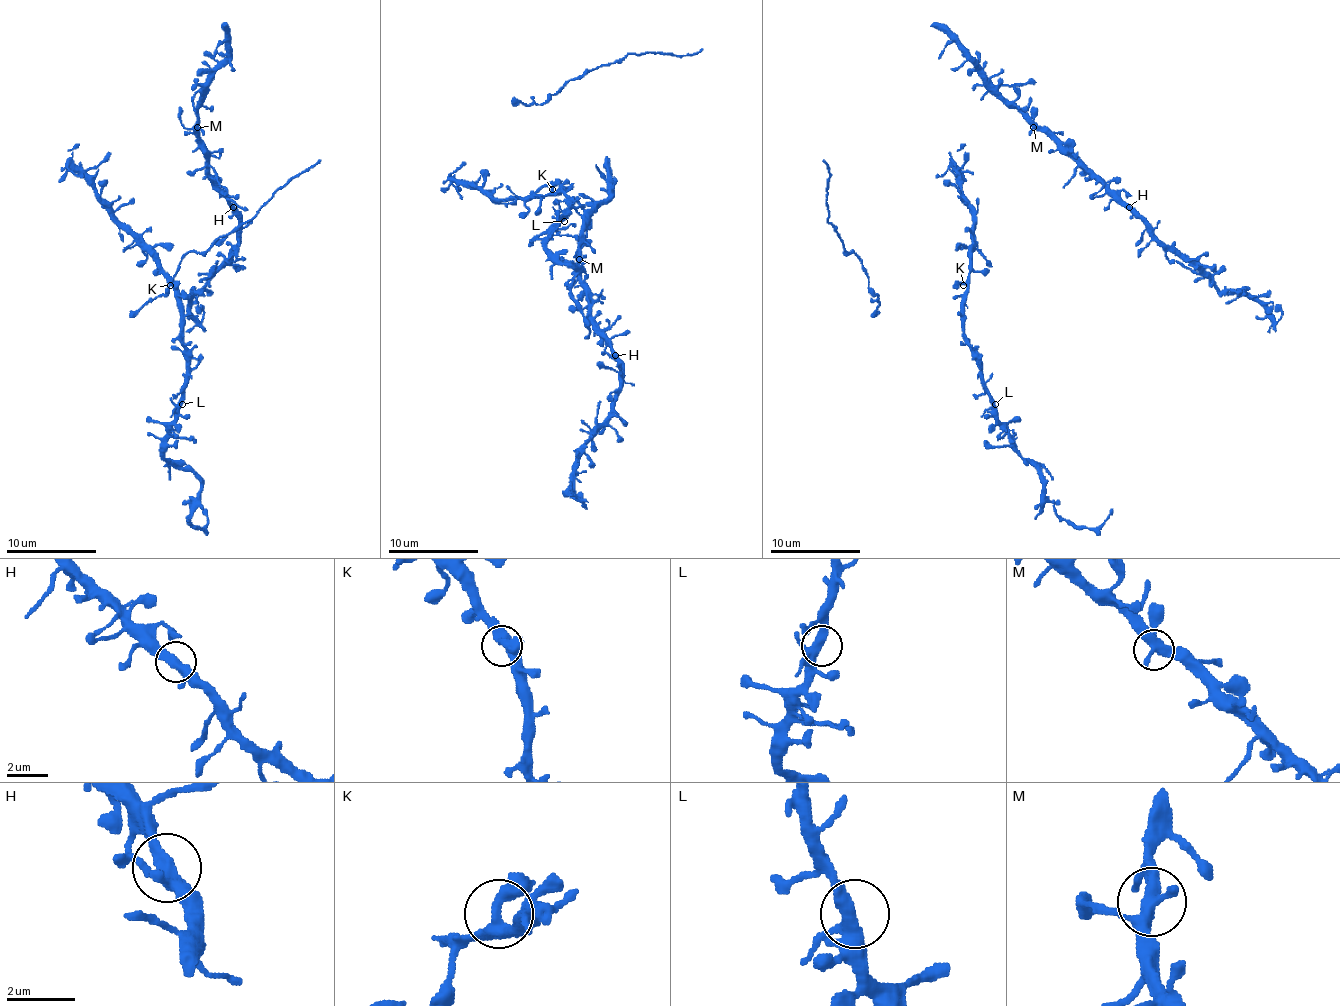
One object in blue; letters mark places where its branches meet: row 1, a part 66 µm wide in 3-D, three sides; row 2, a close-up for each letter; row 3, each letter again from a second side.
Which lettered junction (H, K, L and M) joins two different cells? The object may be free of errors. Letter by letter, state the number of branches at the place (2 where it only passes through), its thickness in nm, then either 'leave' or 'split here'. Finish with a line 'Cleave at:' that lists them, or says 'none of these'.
H: 3 branches meet; 340 nm thick; leave
K: 3 branches meet; 340 nm thick; leave
L: 3 branches meet; 340 nm thick; leave
M: 3 branches meet; 360 nm thick; leave
Cleave at: none of these

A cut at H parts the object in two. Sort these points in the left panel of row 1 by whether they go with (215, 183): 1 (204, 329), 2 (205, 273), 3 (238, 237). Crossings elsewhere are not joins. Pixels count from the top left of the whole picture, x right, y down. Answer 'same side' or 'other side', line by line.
1: other side
2: other side
3: other side

